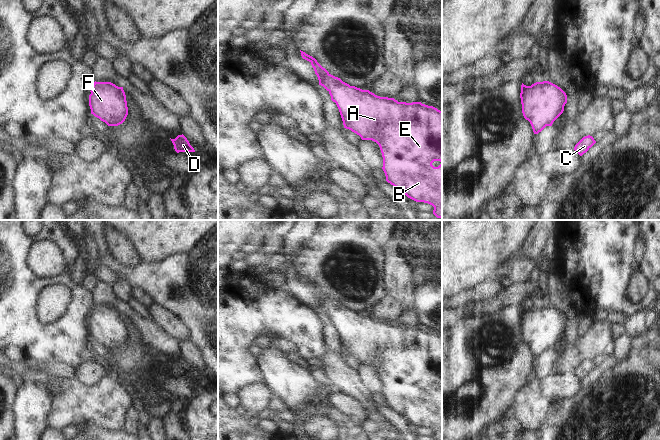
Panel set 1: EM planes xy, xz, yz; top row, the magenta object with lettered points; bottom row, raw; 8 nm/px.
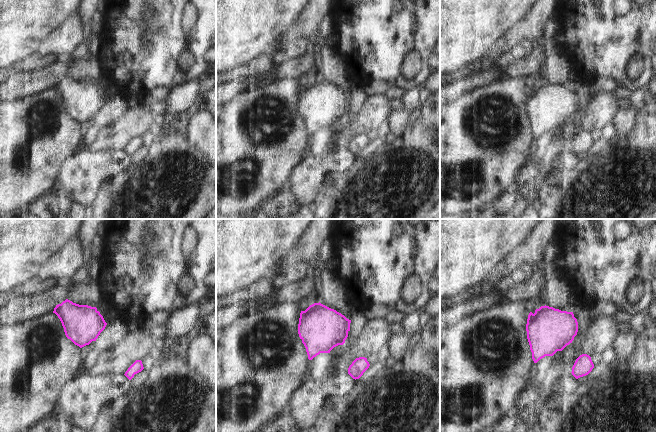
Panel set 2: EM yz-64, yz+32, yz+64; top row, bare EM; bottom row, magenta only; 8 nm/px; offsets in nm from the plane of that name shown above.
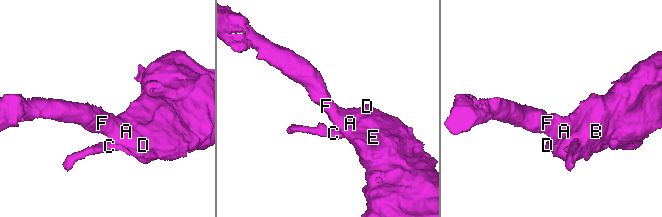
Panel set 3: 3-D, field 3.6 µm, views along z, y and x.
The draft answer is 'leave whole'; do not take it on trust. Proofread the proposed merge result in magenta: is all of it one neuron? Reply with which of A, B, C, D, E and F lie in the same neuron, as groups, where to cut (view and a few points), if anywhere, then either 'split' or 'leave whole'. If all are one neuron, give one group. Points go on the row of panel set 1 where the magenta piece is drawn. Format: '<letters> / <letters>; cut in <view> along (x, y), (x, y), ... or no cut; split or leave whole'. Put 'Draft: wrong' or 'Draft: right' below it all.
A B C D E F; no cut; leave whole
Draft: right

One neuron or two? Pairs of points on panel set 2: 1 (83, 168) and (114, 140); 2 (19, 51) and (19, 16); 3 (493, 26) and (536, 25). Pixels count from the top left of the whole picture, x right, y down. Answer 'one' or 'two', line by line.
1: two
2: one
3: two

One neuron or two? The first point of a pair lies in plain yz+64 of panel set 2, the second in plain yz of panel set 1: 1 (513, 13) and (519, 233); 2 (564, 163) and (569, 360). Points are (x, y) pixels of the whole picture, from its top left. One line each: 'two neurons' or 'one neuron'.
1: two neurons
2: two neurons

